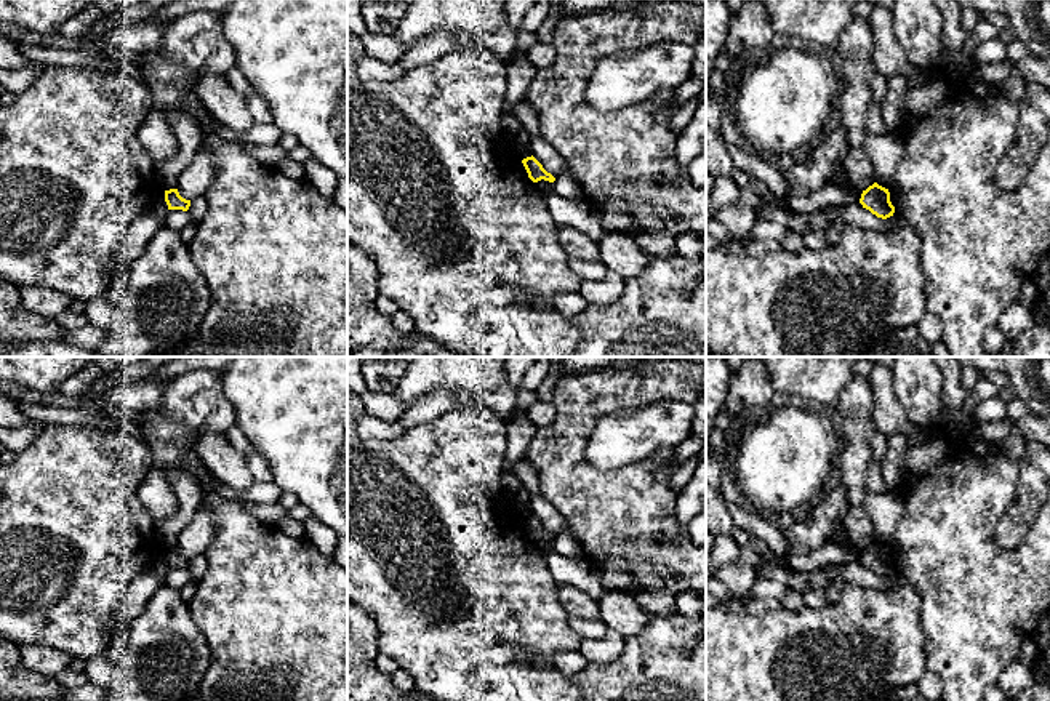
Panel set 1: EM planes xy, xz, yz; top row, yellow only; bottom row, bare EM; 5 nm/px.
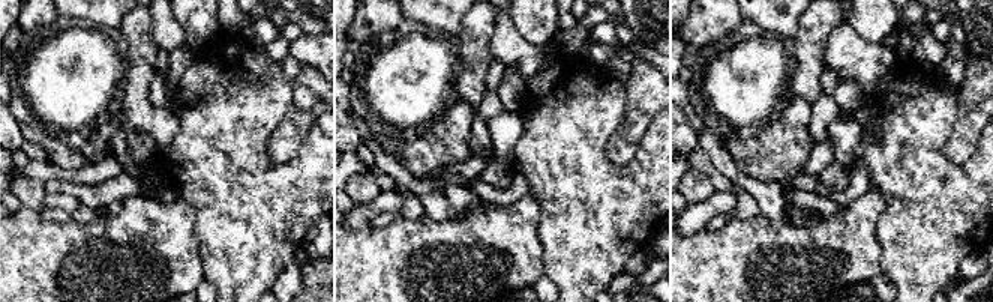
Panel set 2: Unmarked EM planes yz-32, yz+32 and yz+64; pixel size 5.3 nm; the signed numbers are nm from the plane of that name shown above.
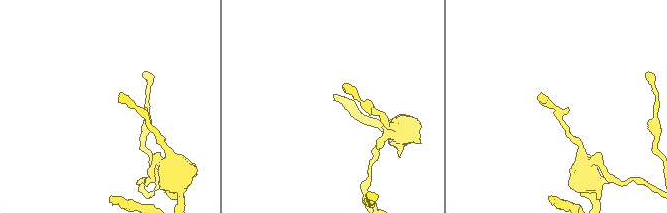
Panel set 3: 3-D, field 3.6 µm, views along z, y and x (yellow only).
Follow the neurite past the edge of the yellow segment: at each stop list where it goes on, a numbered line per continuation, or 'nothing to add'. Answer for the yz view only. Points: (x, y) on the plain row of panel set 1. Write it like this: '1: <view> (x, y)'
nothing to add

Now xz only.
nothing to add

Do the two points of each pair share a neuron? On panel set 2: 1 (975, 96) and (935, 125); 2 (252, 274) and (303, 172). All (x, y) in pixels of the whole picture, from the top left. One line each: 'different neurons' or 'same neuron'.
1: different neurons
2: same neuron

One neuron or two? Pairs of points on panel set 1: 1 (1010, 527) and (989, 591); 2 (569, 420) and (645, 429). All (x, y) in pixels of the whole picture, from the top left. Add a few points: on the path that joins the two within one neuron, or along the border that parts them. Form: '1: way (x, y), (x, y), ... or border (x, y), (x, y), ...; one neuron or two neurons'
1: border (1033, 524), (1015, 548), (1004, 549), (994, 540); two neurons
2: border (629, 407), (597, 420), (586, 460); two neurons

